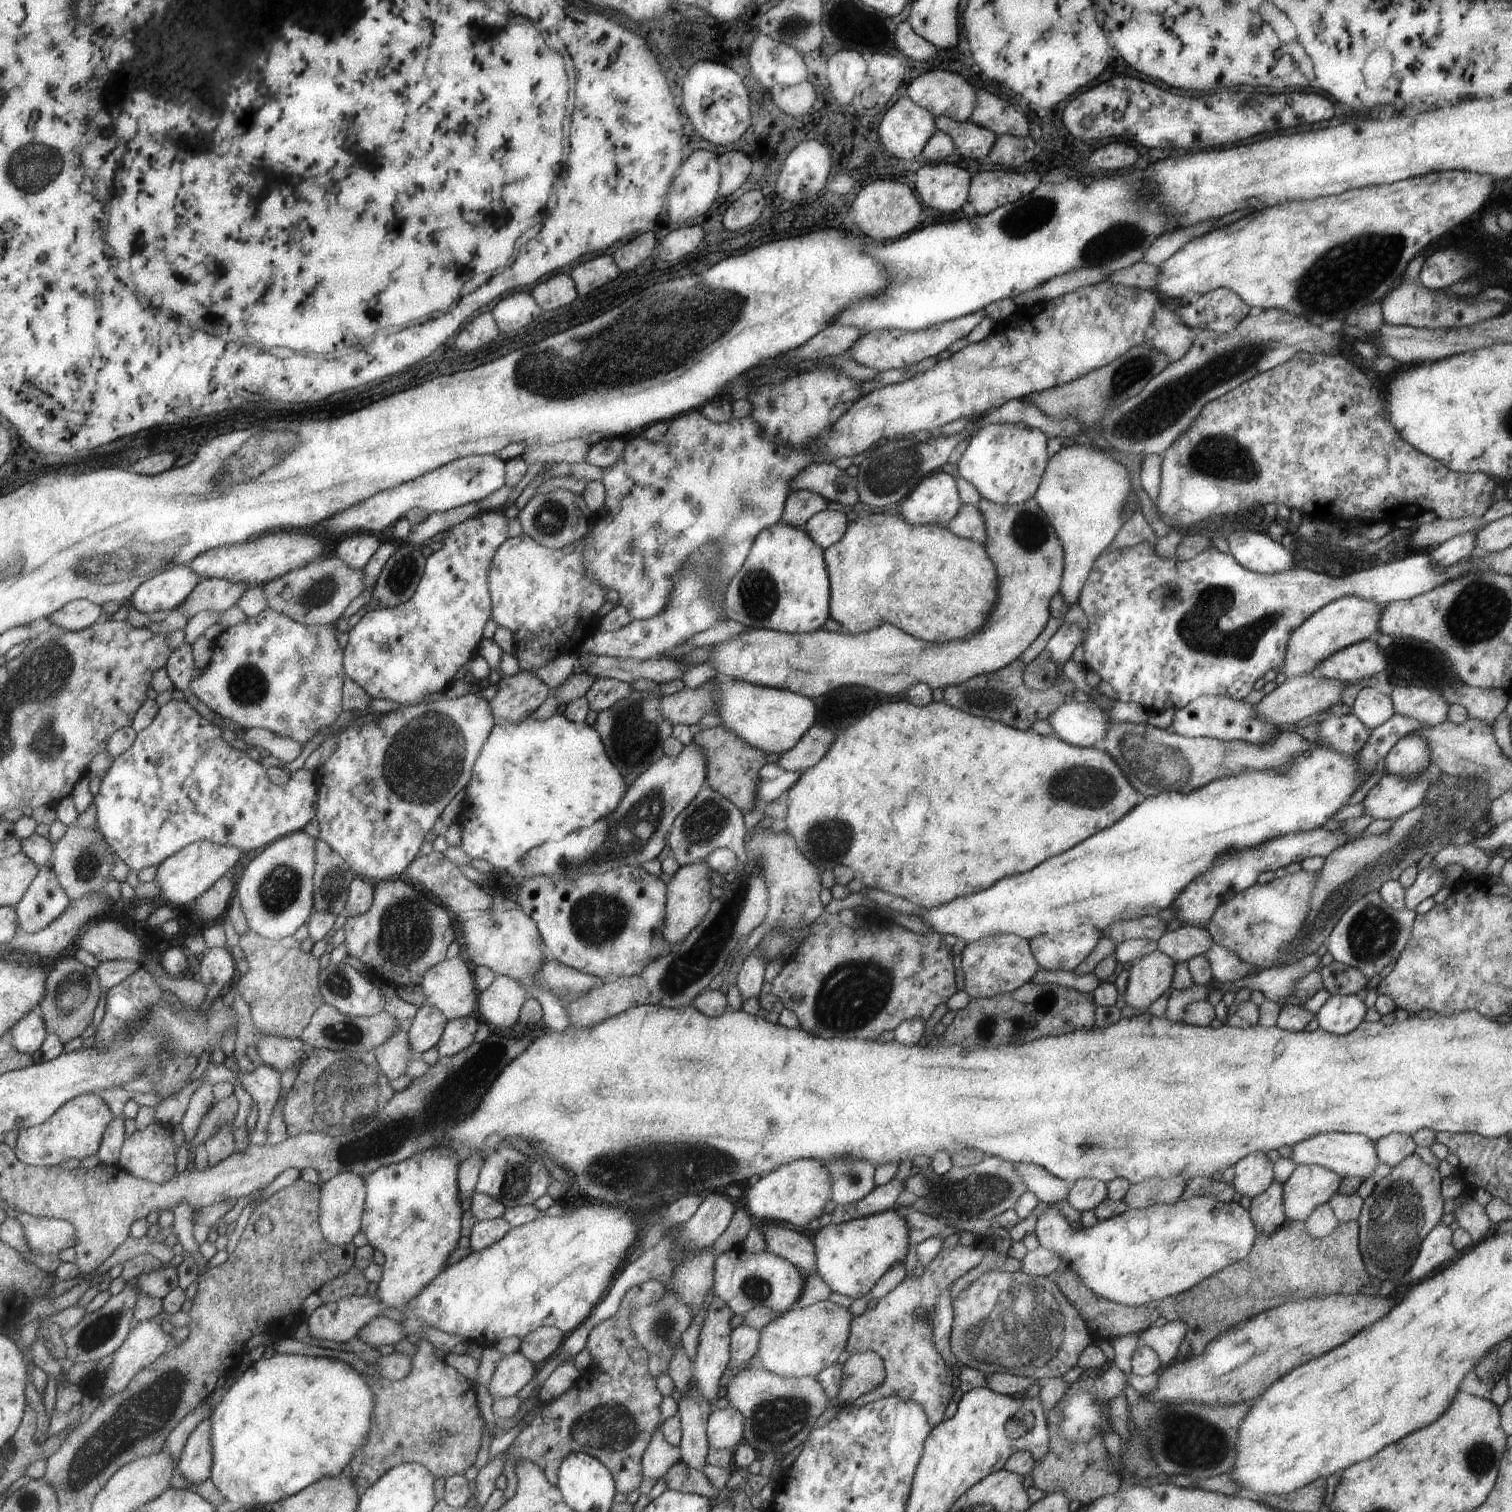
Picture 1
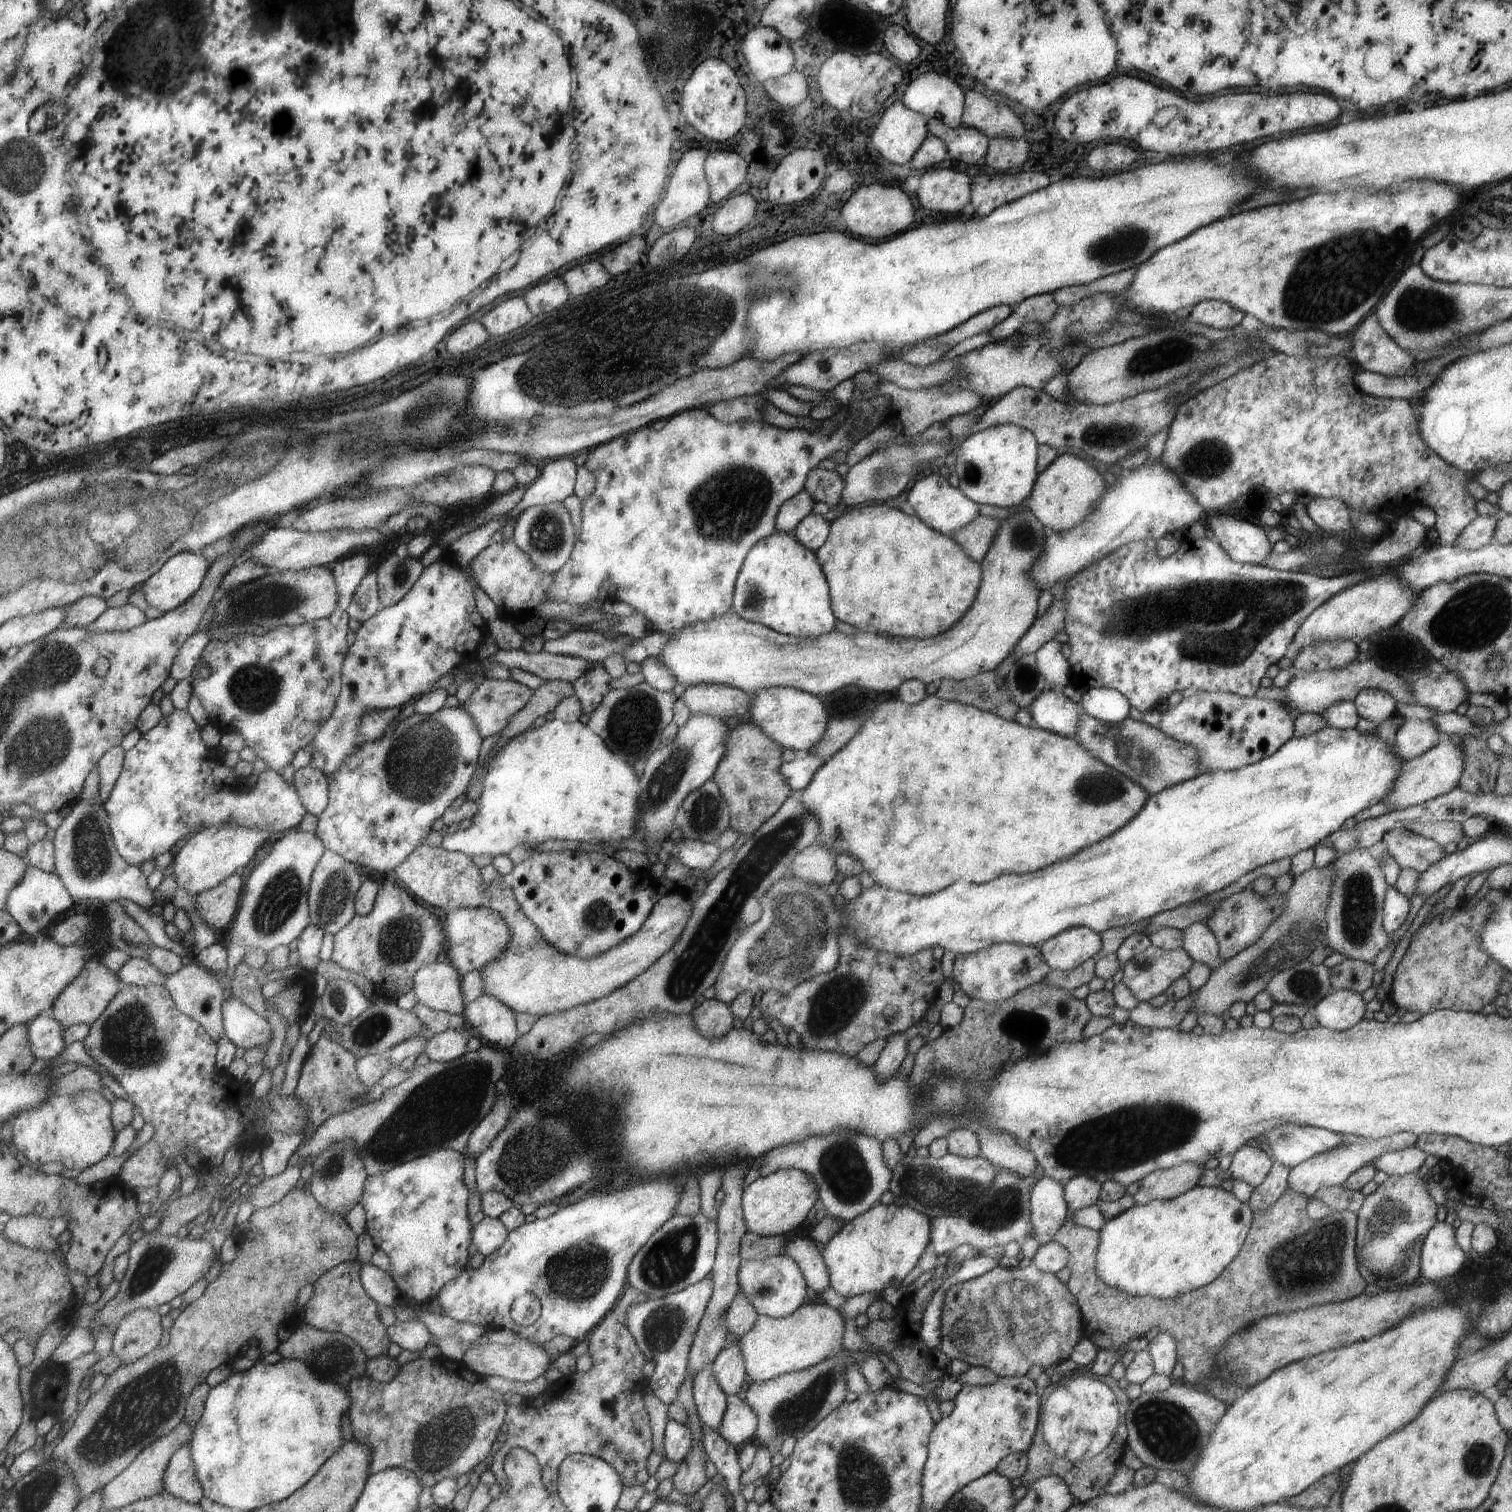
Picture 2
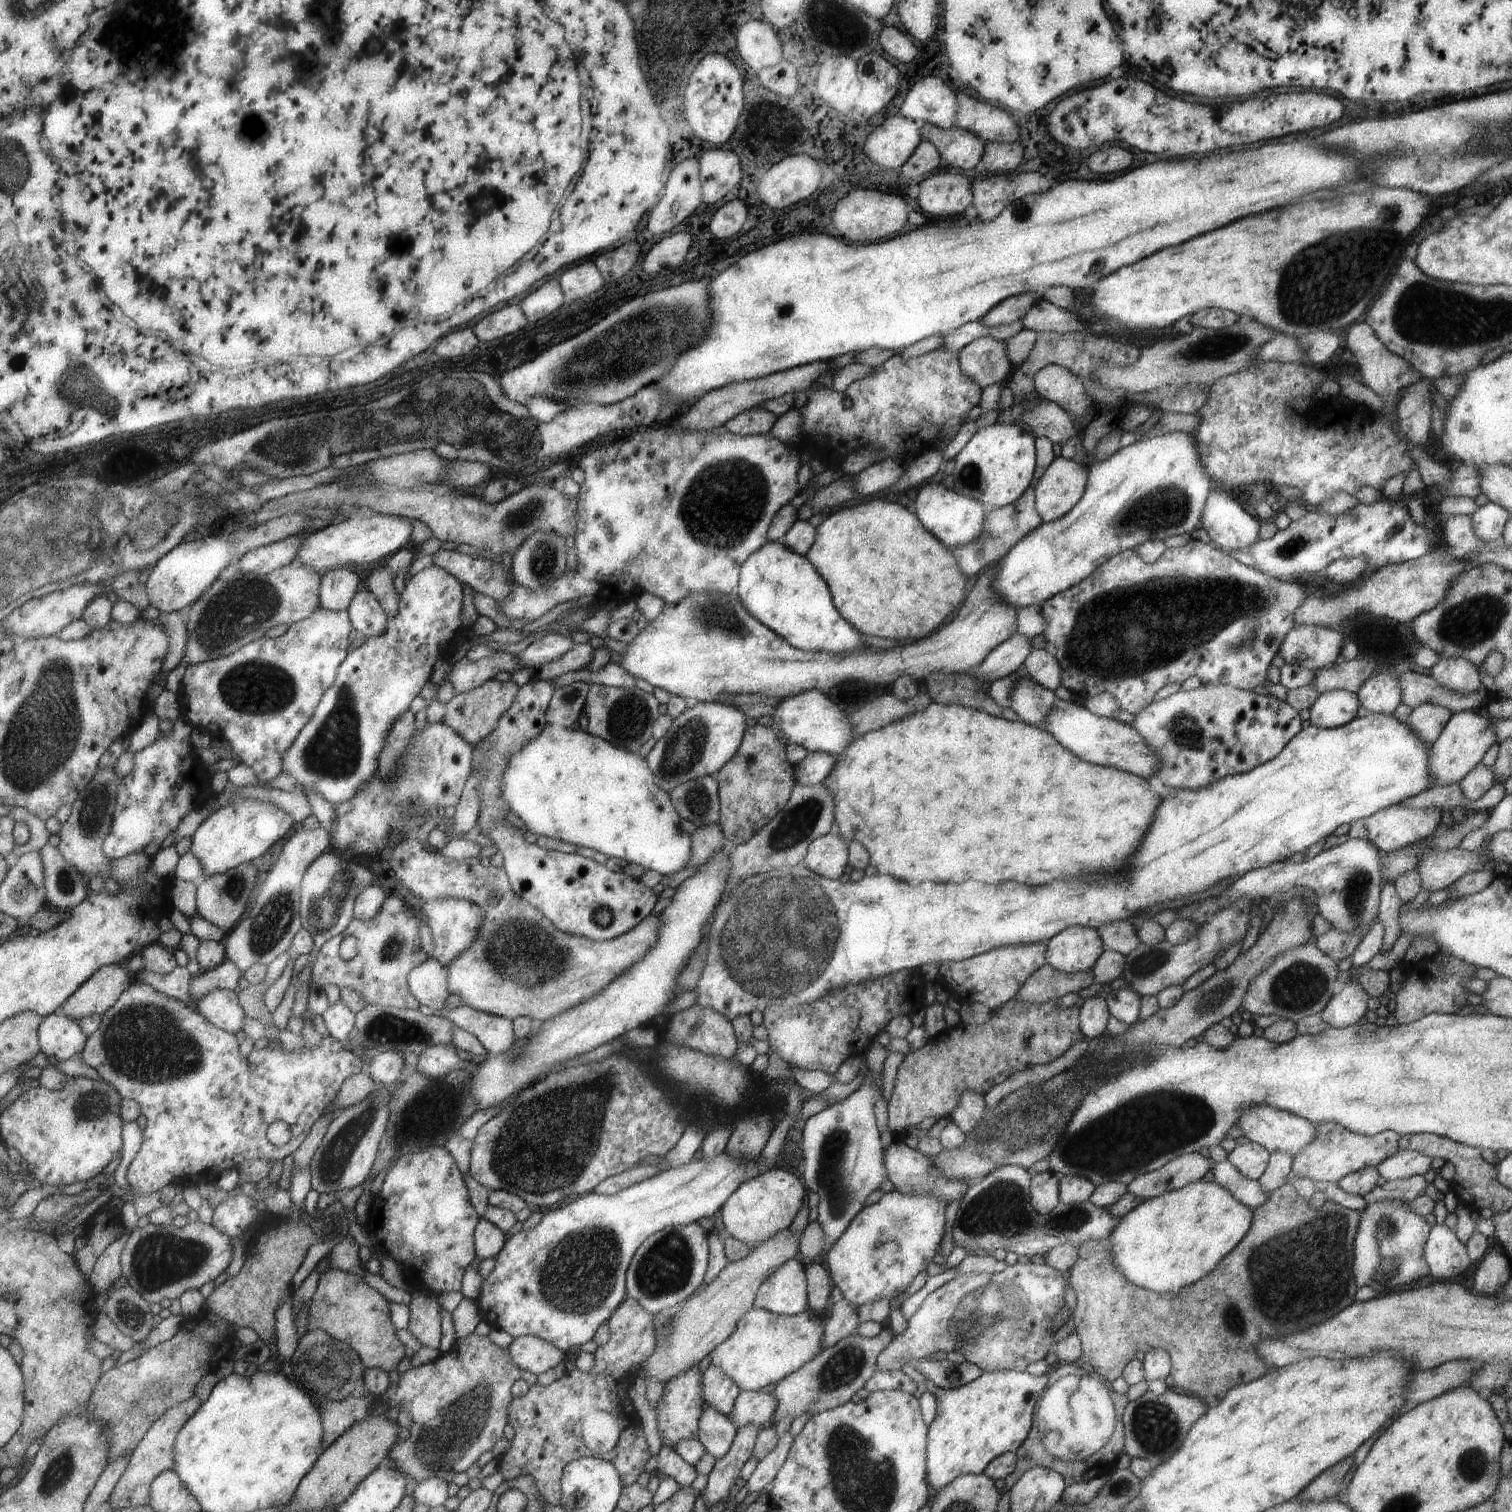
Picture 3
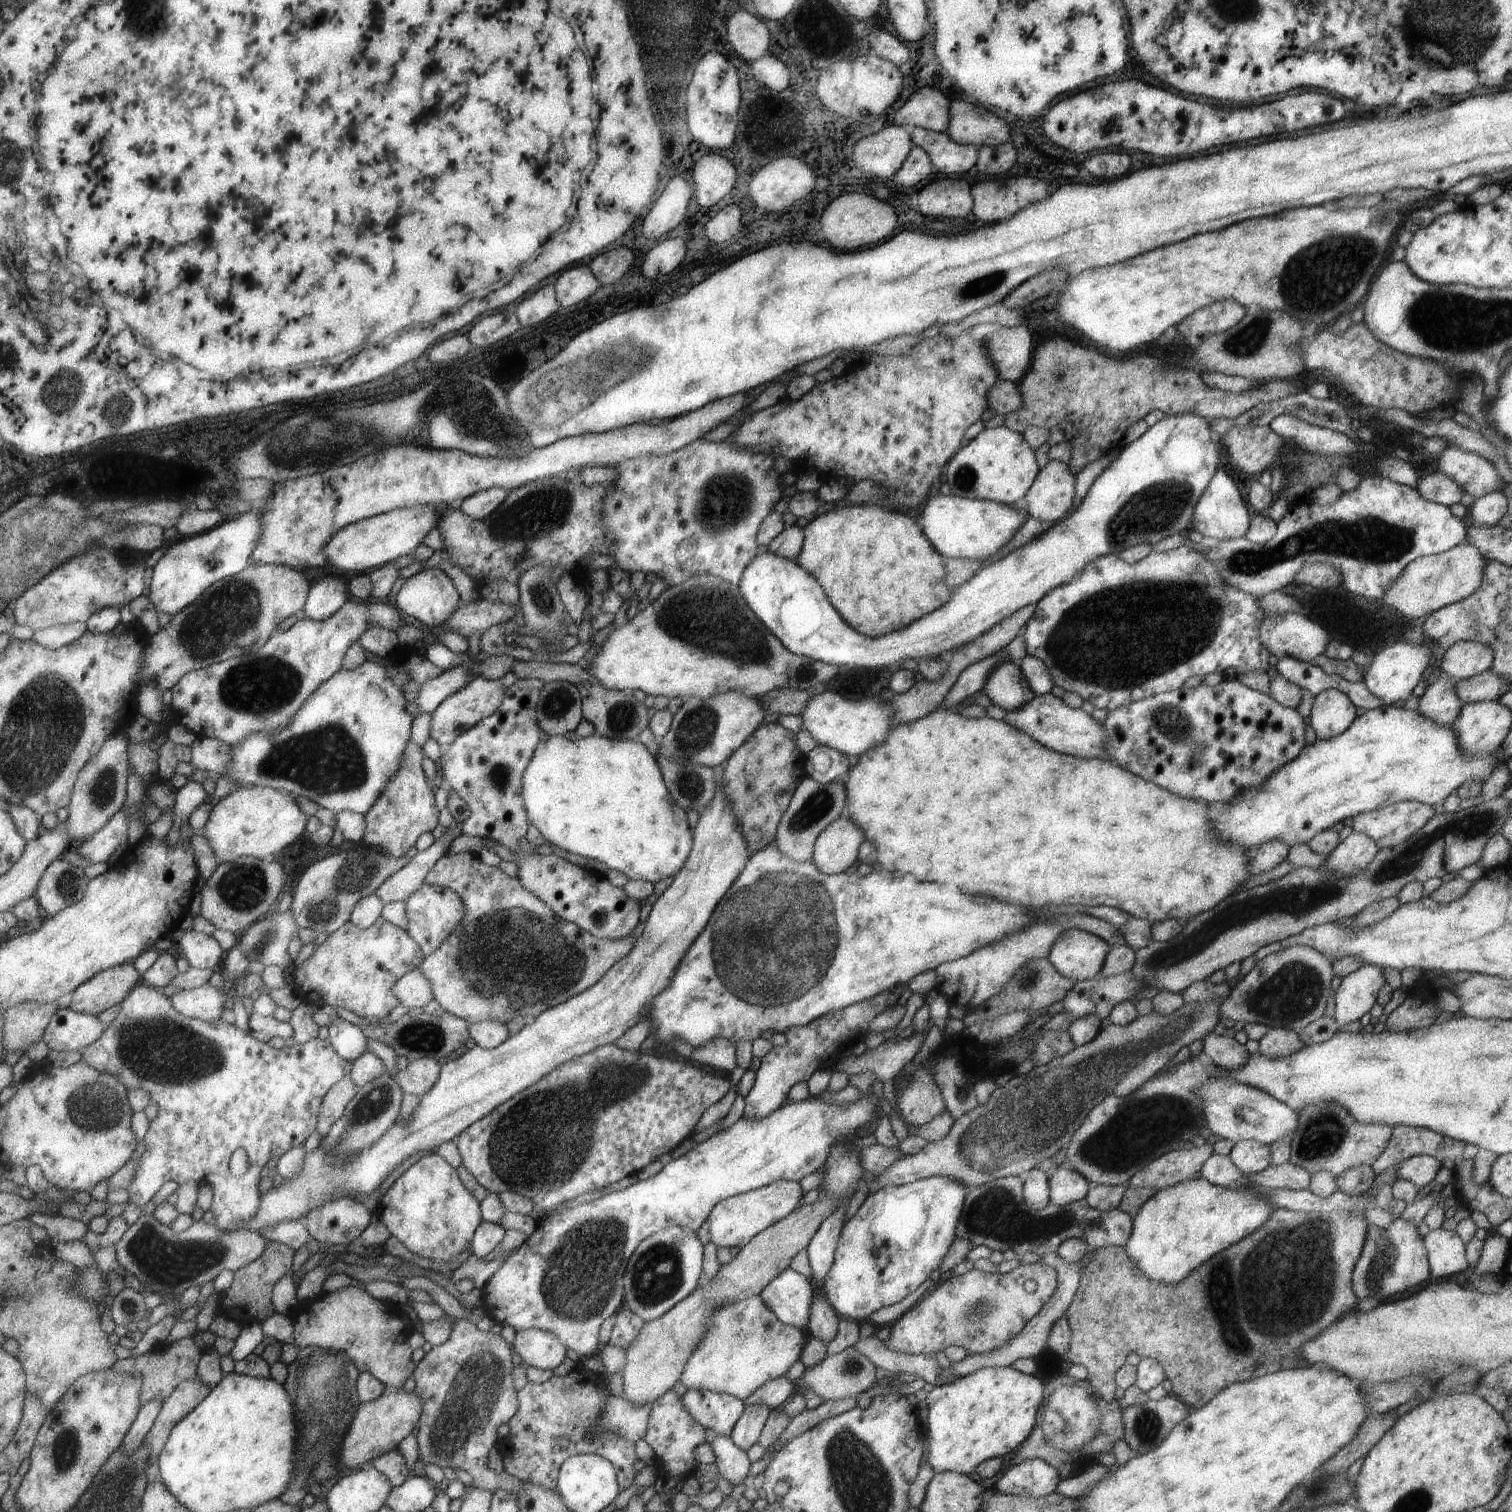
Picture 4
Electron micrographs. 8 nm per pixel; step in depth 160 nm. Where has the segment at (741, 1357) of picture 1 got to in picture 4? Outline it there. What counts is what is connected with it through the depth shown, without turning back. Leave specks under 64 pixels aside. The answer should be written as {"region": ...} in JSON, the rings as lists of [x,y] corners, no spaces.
{"region":[[[686,1389],[681,1398],[687,1412],[705,1429],[709,1428],[716,1435],[728,1435],[732,1426],[741,1416],[744,1404],[736,1397],[727,1393],[711,1392],[707,1389]]]}

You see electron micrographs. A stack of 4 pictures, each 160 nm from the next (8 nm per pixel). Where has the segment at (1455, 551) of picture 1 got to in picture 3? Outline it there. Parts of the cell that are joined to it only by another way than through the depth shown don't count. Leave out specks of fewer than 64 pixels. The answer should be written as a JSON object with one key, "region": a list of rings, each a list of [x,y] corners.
{"region":[[[1488,502],[1470,514],[1472,533],[1485,543],[1498,543],[1502,530],[1511,516],[1504,508]]]}

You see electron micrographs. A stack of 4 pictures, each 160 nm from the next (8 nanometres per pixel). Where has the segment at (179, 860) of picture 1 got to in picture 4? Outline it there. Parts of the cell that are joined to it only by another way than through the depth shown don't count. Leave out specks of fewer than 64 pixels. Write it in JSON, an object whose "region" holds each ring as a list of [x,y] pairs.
{"region":[[[253,785],[241,787],[221,798],[212,808],[210,819],[201,833],[211,846],[217,864],[228,863],[239,857],[270,860],[273,854],[304,836],[309,816],[303,814],[294,797],[294,794],[279,789]]]}

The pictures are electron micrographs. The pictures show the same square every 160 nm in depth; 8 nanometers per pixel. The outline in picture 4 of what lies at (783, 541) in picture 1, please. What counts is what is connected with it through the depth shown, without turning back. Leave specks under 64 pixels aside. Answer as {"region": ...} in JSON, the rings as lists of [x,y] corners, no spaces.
{"region":[[[1183,413],[1176,415],[1164,415],[1161,420],[1156,422],[1151,427],[1147,427],[1145,432],[1139,436],[1136,440],[1132,441],[1126,445],[1120,445],[1118,448],[1118,453],[1116,459],[1110,462],[1110,464],[1095,478],[1093,483],[1087,489],[1085,496],[1082,498],[1079,506],[1073,510],[1068,516],[1064,516],[1059,519],[1053,526],[1049,526],[1047,530],[1041,532],[1035,538],[1029,540],[1029,542],[1019,546],[1012,552],[1009,552],[1003,558],[991,562],[991,564],[982,566],[969,580],[963,582],[958,587],[953,590],[952,595],[949,600],[942,604],[939,608],[932,610],[930,613],[923,615],[921,618],[914,620],[910,625],[902,628],[900,631],[895,631],[880,637],[866,637],[860,632],[857,632],[854,628],[851,628],[840,616],[839,613],[831,606],[829,599],[825,594],[823,594],[823,589],[821,585],[813,578],[805,569],[802,569],[795,560],[788,558],[783,558],[782,556],[776,555],[771,551],[764,551],[760,554],[755,555],[751,562],[747,563],[744,571],[741,573],[740,581],[738,582],[738,587],[744,601],[749,605],[752,613],[769,629],[771,634],[774,634],[780,643],[793,654],[801,657],[807,657],[811,660],[821,661],[828,665],[835,665],[841,667],[842,669],[847,668],[887,668],[891,664],[895,664],[897,660],[905,660],[905,658],[912,658],[917,661],[920,658],[927,657],[937,657],[937,656],[947,656],[949,652],[967,644],[970,640],[977,638],[980,634],[983,634],[988,628],[991,628],[994,624],[1005,617],[1008,617],[1011,613],[1019,610],[1025,605],[1034,605],[1040,598],[1043,598],[1050,590],[1060,587],[1062,584],[1068,583],[1075,577],[1078,577],[1087,566],[1094,560],[1095,557],[1103,555],[1115,555],[1119,550],[1124,548],[1139,544],[1139,543],[1149,543],[1159,542],[1162,538],[1167,538],[1173,534],[1186,534],[1189,530],[1189,526],[1192,522],[1191,517],[1193,514],[1194,506],[1198,503],[1201,493],[1207,488],[1209,481],[1213,478],[1214,472],[1218,469],[1217,461],[1219,460],[1219,453],[1217,445],[1213,441],[1213,437],[1208,425],[1208,420],[1200,417],[1196,414]]]}

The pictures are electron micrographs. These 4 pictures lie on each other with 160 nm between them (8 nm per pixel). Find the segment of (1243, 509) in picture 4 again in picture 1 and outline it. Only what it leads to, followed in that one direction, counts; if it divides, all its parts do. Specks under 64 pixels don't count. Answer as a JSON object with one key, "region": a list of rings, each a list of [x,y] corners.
{"region":[[[1235,530],[1226,541],[1229,554],[1246,570],[1269,575],[1294,567],[1288,548],[1274,542],[1267,533]]]}

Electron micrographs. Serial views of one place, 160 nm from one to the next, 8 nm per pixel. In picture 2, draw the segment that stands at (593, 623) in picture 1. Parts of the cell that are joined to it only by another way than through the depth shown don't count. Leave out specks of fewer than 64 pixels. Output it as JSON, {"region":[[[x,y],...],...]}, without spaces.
{"region":[[[511,539],[507,542],[493,543],[485,548],[471,560],[470,567],[479,587],[497,607],[498,617],[509,622],[520,620],[524,616],[533,617],[535,606],[545,601],[547,588],[553,582],[554,573],[545,574],[545,572],[537,570],[529,562],[527,554],[519,550]]]}

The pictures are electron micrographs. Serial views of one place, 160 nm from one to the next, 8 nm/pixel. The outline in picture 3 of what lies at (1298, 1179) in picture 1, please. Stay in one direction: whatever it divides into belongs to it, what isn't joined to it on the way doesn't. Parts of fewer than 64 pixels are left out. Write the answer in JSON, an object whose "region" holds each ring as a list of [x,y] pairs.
{"region":[[[1335,1121],[1316,1125],[1316,1138],[1292,1158],[1291,1172],[1296,1177],[1315,1182],[1336,1183],[1342,1176],[1362,1168],[1376,1167],[1382,1160],[1393,1156],[1398,1148],[1400,1135],[1381,1131],[1376,1135],[1358,1135],[1345,1130]]]}

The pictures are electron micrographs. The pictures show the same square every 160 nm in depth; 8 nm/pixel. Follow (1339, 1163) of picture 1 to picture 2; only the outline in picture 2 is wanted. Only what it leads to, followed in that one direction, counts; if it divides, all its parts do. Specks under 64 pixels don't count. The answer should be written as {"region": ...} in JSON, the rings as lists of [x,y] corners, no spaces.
{"region":[[[1281,1124],[1263,1136],[1268,1142],[1269,1154],[1280,1164],[1290,1168],[1343,1144],[1340,1133],[1311,1126]]]}

